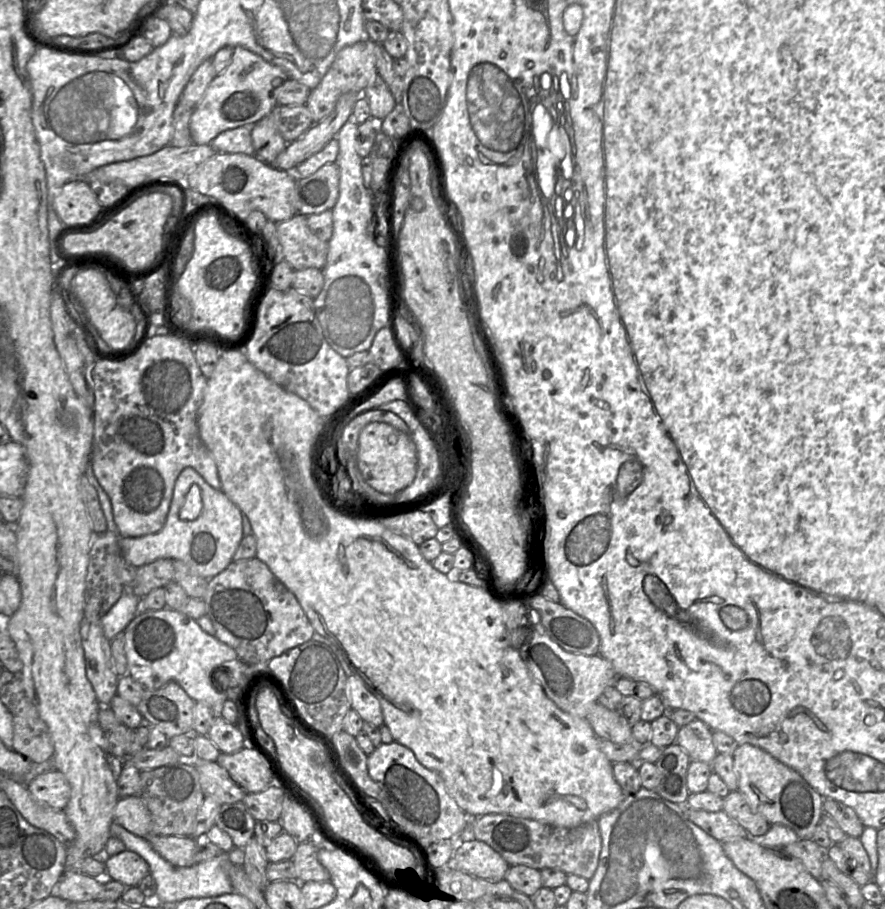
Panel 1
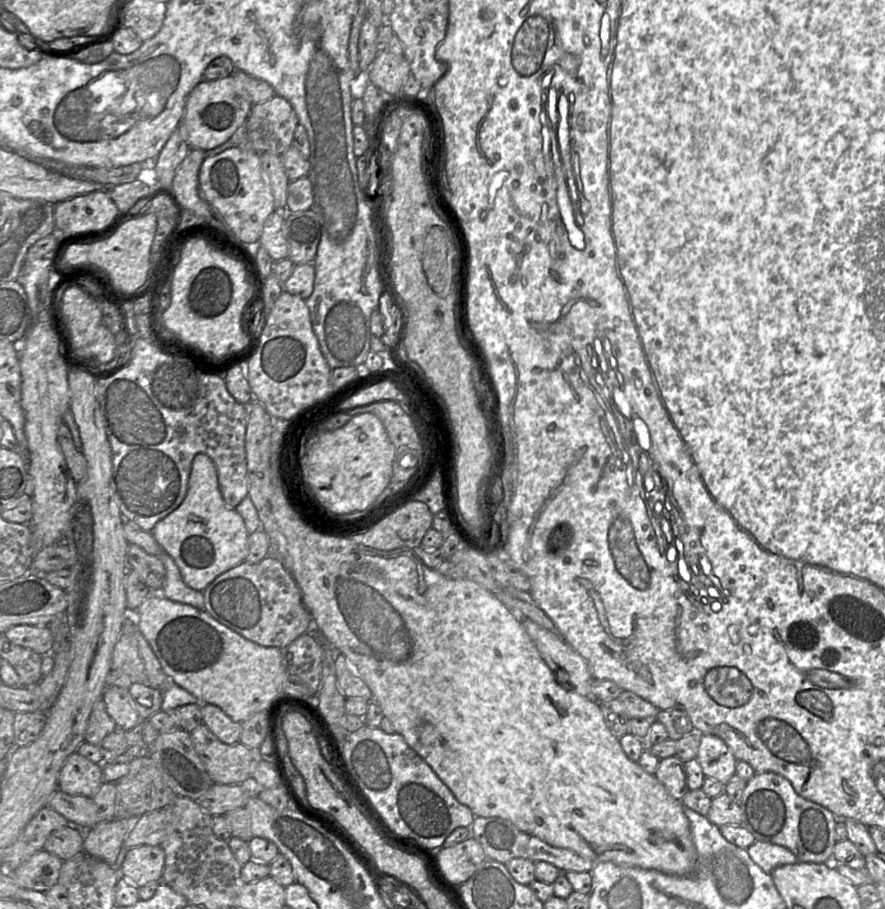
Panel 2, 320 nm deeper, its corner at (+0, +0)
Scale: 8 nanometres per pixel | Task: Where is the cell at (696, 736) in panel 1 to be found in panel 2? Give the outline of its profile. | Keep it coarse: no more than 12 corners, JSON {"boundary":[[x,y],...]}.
{"boundary":[[701,735],[696,760],[705,777],[725,785],[737,759],[715,735]]}

